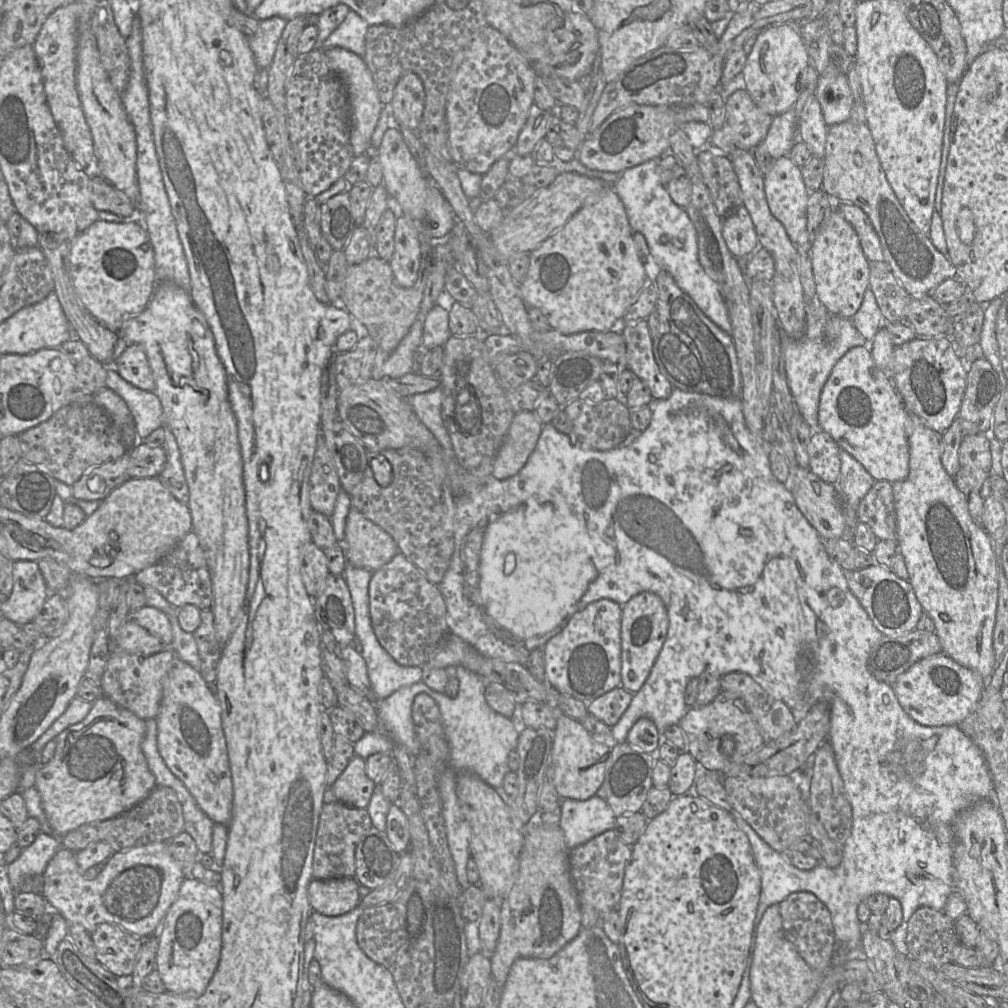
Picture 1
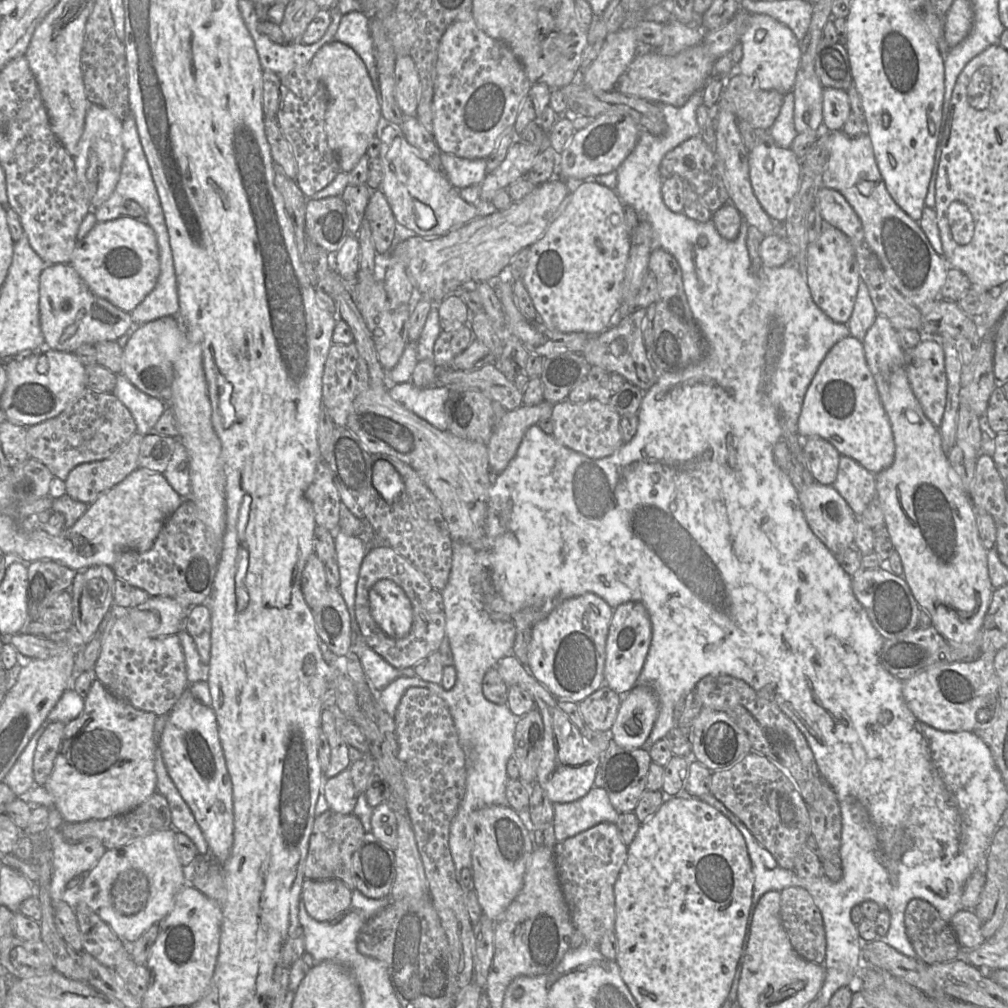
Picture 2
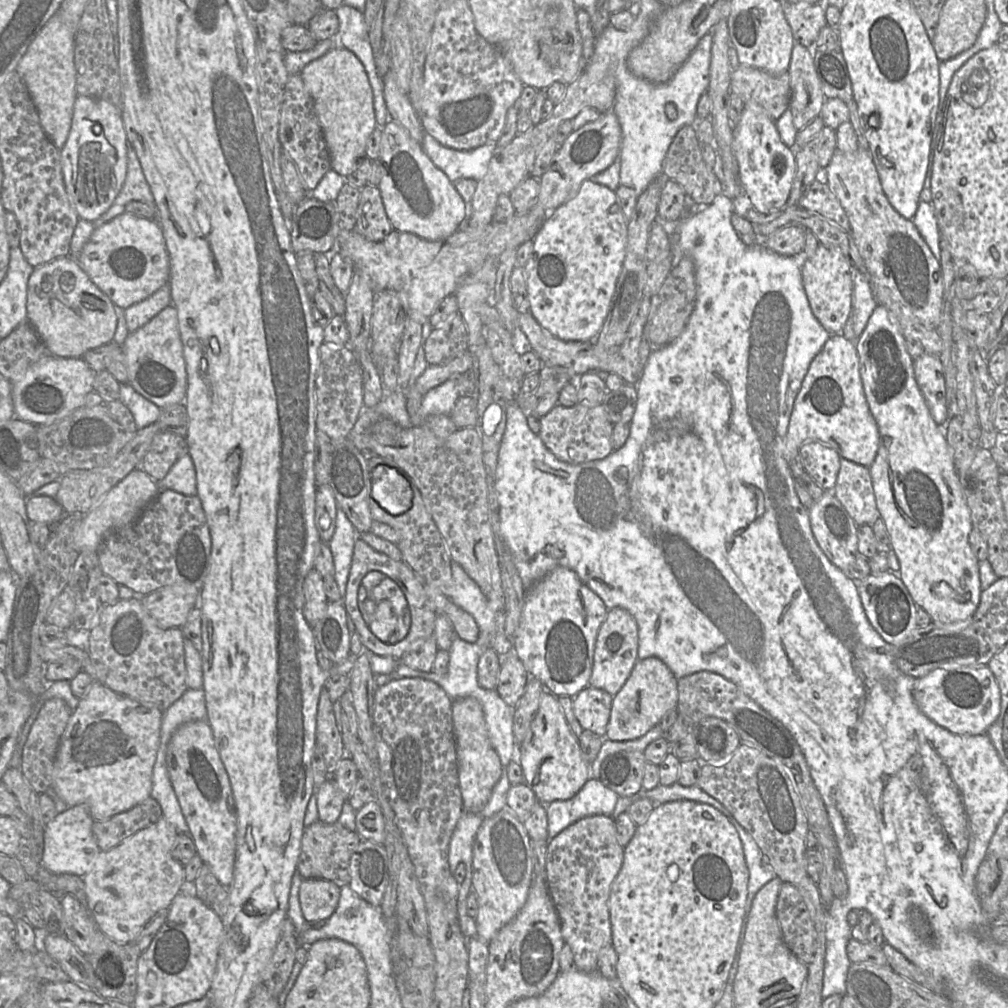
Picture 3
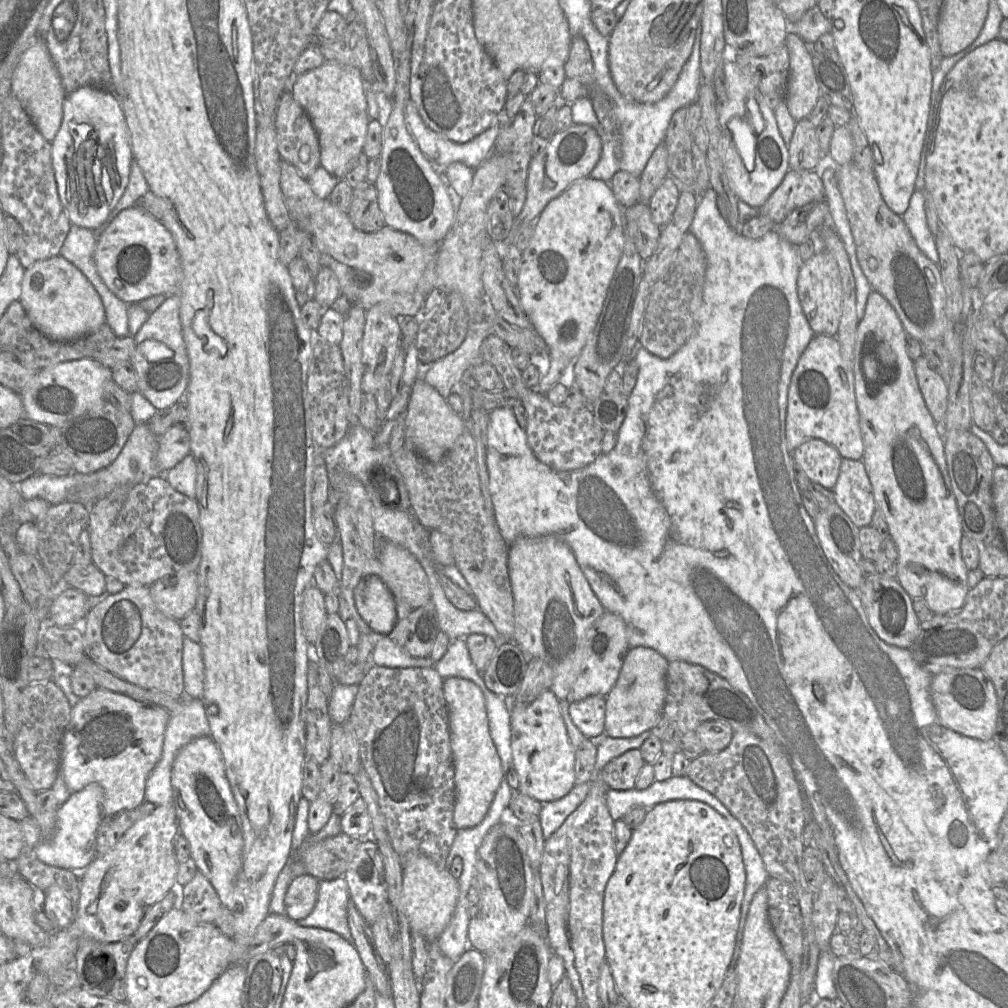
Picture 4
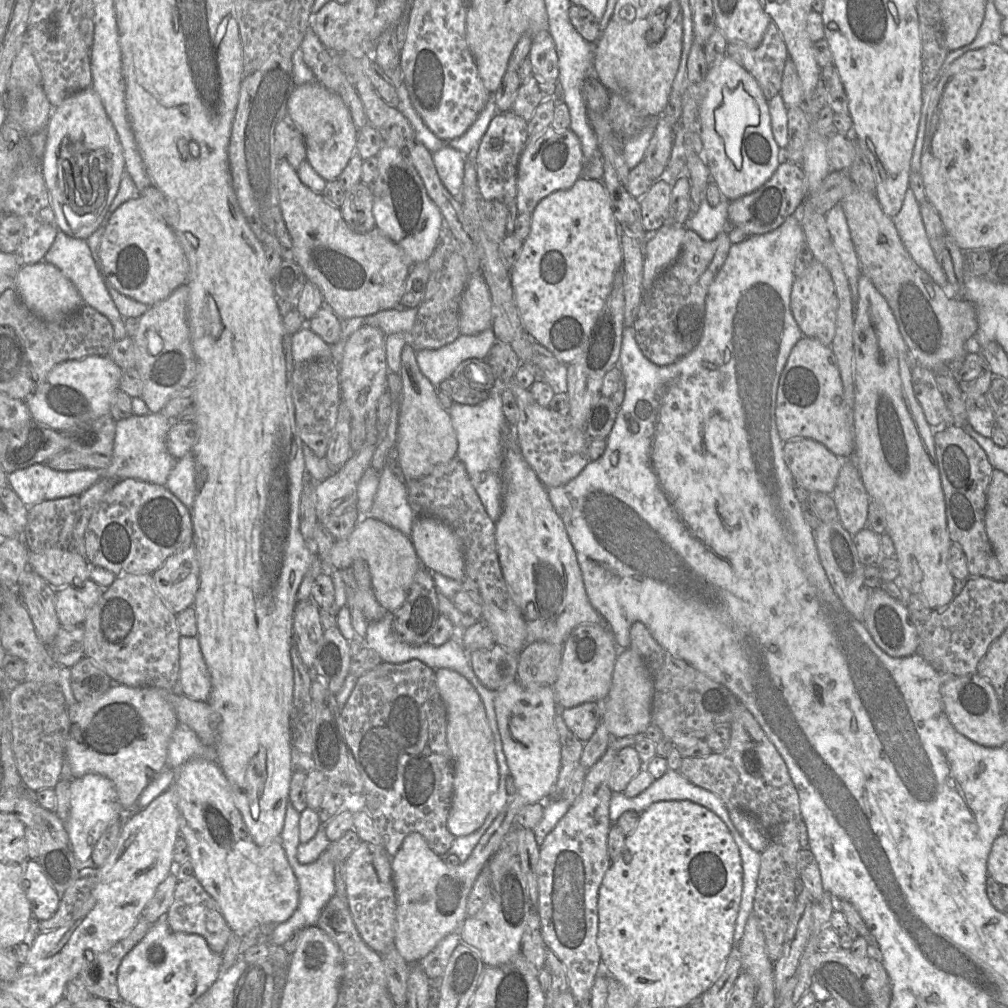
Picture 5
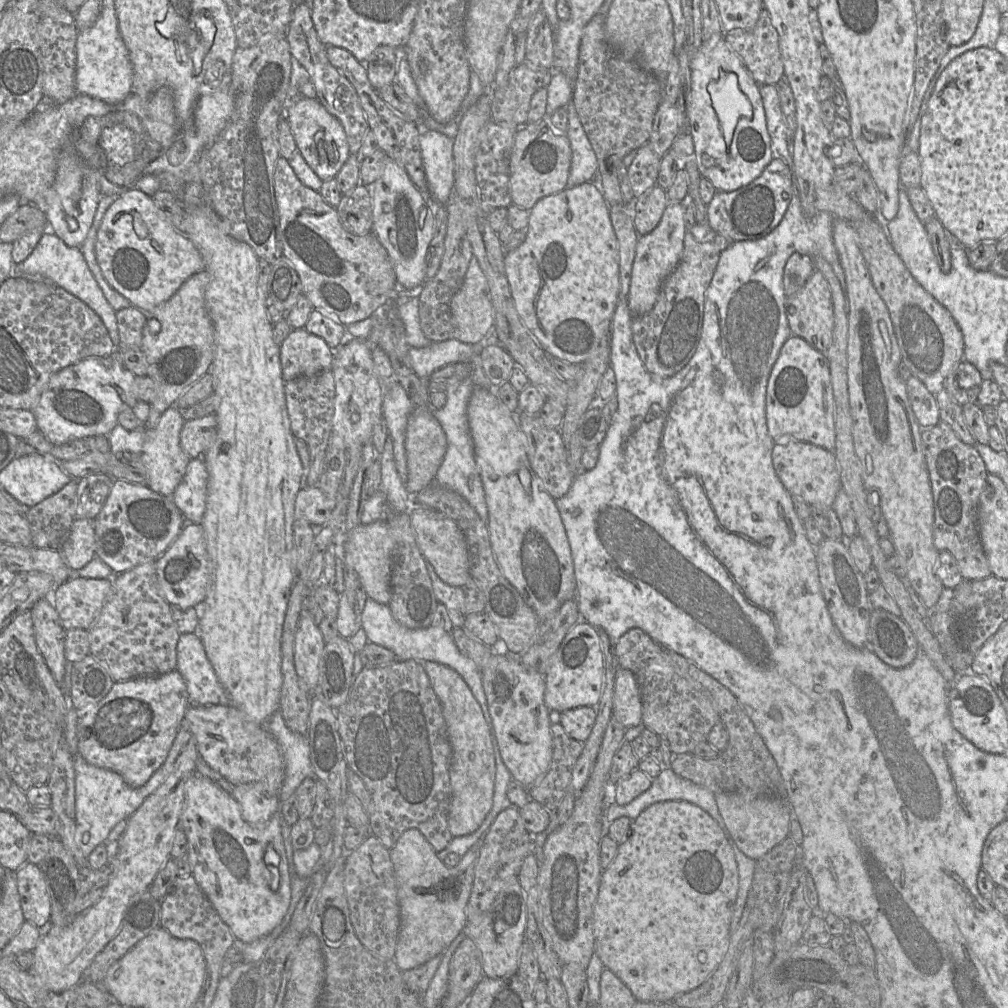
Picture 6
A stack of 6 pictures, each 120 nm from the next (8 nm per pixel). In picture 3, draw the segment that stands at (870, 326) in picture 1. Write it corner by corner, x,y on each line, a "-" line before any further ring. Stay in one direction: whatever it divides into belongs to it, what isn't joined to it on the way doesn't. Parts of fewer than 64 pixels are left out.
860,271
853,272
852,318
855,337
865,329
874,309
878,306
867,276

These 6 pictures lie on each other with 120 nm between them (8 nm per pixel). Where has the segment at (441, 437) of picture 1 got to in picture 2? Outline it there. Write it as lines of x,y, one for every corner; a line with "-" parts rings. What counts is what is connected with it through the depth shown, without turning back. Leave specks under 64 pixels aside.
407,382
391,385
388,392
393,400
401,403
419,418
438,430
448,430
445,403
451,396
451,391
446,387
432,385
417,388
411,382

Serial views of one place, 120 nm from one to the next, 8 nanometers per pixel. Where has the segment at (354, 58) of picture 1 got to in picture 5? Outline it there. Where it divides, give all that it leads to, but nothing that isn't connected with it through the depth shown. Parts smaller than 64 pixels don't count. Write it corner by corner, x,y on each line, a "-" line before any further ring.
314,80
295,87
288,100
287,114
304,137
307,162
324,180
338,180
356,152
359,133
342,98

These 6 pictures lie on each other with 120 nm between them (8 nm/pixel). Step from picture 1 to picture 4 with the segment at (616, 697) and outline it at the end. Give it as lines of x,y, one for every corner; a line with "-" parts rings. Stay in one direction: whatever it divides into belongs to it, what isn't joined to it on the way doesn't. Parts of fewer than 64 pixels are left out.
589,696
580,701
570,702
569,715
582,735
591,741
605,735
606,700
604,696

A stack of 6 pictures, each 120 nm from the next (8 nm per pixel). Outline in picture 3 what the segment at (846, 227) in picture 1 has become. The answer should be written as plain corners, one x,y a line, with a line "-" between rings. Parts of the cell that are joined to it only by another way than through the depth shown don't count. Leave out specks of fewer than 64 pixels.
818,246
815,254
803,259
801,275
811,310
831,335
841,333
851,316
853,302
853,265
838,250

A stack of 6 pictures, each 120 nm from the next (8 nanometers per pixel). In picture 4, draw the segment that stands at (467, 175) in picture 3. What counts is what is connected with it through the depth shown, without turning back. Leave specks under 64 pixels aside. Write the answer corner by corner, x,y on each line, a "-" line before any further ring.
411,98
405,105
405,118
408,129
411,132
415,142
439,173
445,172
446,167
453,162
461,162
474,170
478,168
491,154
494,154
495,140
500,128
502,127
500,125
501,118
499,115
497,119
493,120
491,126
481,134
477,135
468,142
456,143
444,135
430,129
424,123
414,101

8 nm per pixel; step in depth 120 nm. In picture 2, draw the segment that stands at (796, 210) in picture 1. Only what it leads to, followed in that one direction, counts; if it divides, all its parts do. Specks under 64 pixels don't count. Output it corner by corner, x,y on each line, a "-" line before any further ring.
769,134
749,151
748,159
750,182
756,198
775,223
783,223
789,204
799,189
802,161
797,158
791,148
778,146

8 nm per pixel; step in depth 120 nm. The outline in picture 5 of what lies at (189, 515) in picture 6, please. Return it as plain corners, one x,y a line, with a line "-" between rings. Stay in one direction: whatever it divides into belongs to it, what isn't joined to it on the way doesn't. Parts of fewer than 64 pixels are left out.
193,454
176,461
166,486
190,511
196,500
196,461

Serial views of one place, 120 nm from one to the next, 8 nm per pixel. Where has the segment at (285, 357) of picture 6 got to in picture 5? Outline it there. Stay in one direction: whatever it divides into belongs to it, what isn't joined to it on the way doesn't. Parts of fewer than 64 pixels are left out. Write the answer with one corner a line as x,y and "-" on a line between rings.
303,327
292,338
292,356
295,364
331,356
331,345
309,327

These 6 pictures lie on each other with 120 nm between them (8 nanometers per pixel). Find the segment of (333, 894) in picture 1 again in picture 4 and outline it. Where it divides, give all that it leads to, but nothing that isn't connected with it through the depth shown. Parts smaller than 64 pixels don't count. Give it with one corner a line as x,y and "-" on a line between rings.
308,874
292,880
284,899
286,915
290,919
299,921
310,915
317,902
319,883
320,880

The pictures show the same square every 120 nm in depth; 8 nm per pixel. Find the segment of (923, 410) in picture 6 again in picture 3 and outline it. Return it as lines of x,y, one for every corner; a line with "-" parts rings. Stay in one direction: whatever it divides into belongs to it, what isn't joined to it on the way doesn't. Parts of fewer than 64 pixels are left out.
924,352
913,360
914,376
933,420
941,427
948,421
944,369
938,355

